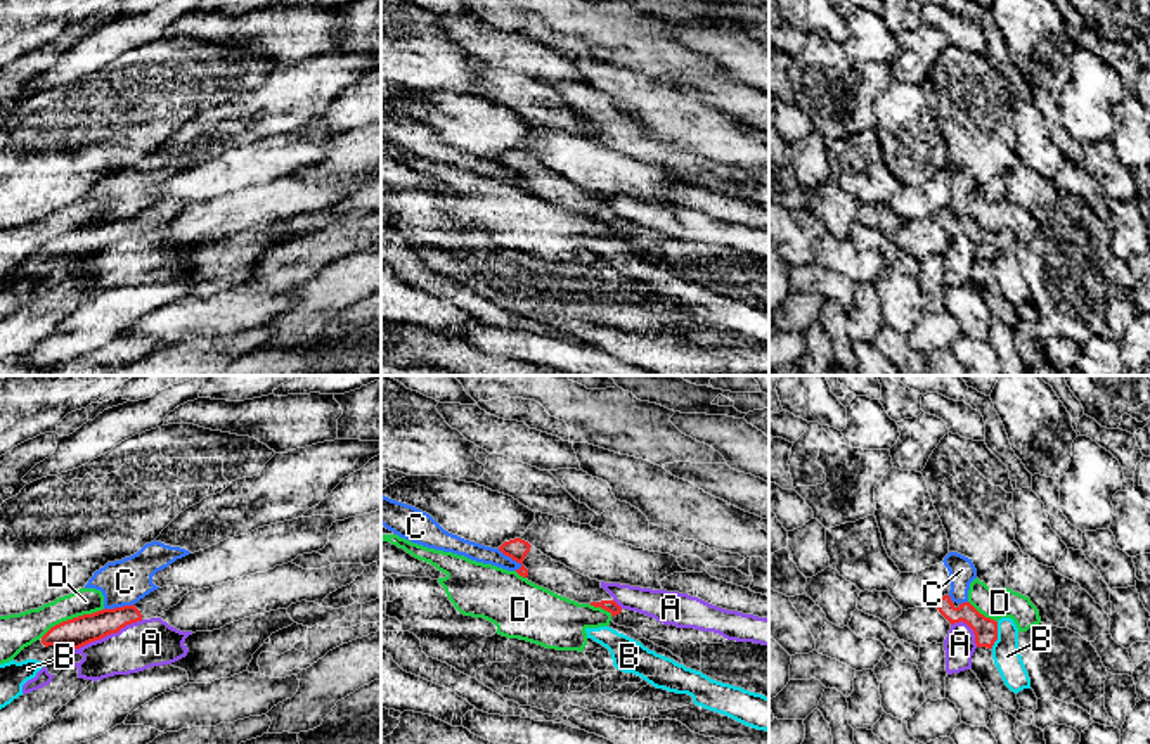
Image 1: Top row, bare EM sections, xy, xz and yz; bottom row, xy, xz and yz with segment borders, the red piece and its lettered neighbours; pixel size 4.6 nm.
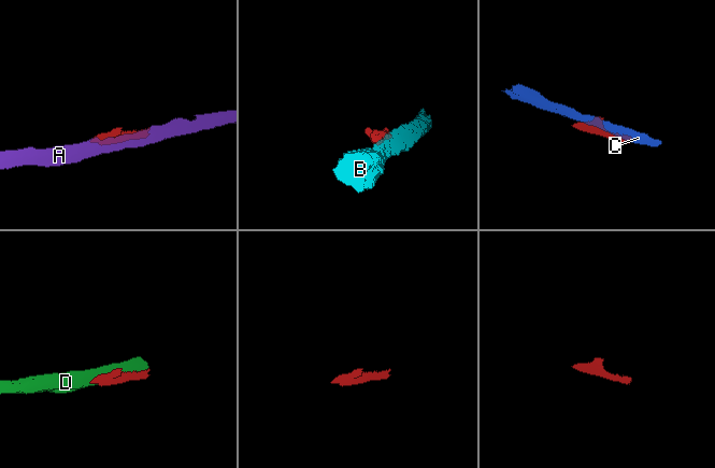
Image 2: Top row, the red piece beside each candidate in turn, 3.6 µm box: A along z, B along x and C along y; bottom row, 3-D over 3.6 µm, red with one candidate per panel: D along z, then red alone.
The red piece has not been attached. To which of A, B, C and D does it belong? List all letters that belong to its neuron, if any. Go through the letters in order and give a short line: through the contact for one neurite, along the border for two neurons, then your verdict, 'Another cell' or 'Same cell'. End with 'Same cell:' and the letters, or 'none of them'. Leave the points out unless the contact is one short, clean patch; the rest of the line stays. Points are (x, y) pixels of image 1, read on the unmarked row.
A: Another cell
B: Another cell
C: Line: xy (134, 215), (104, 222). Another cell
D: Another cell
Same cell: none of them

